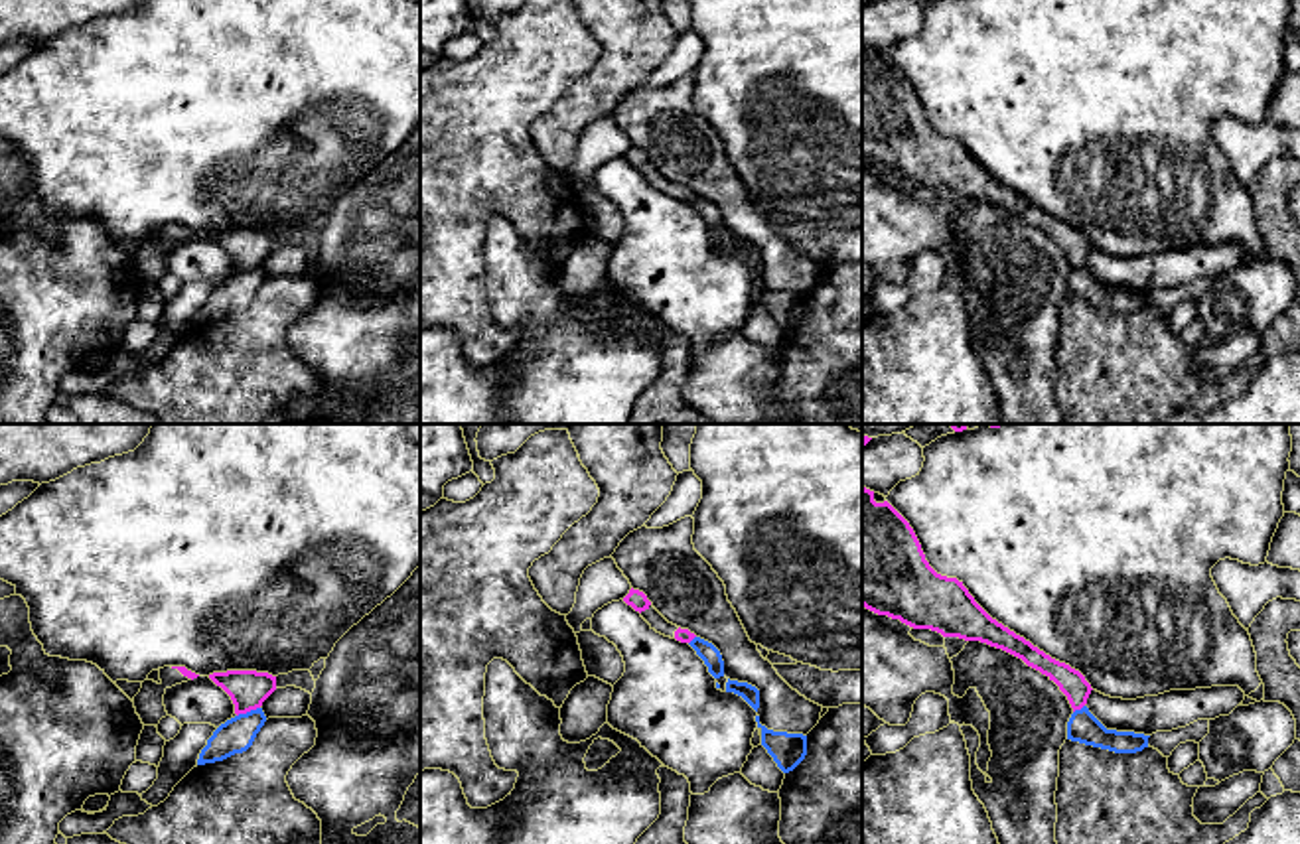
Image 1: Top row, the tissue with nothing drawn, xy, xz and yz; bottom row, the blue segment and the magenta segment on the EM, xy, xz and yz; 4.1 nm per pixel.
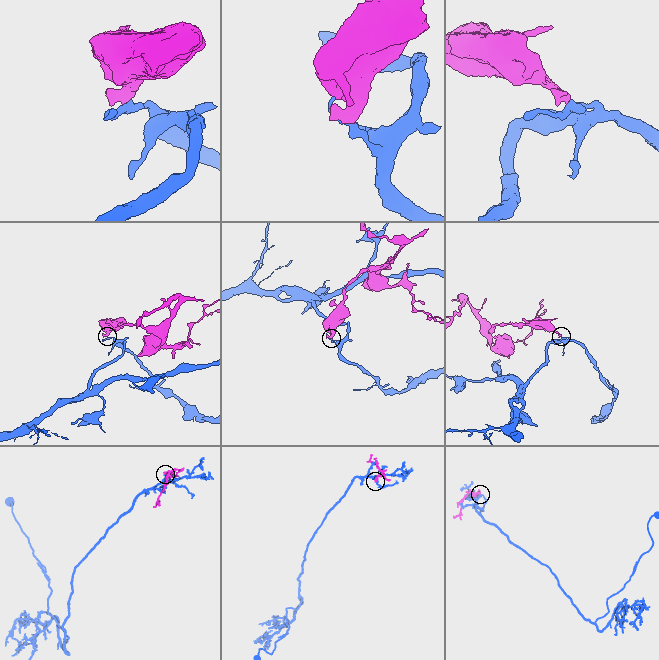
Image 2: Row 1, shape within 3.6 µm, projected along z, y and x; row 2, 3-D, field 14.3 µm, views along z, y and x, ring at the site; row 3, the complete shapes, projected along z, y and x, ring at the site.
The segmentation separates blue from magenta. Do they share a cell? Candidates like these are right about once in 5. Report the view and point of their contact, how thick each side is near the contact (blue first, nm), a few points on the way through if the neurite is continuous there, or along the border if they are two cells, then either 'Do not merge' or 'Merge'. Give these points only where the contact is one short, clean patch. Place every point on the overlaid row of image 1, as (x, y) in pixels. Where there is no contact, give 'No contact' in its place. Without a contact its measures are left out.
Touches blue at xy (247, 712). Thickness 140 nm (blue) against 160 nm. Boundary: xy (259, 706), (237, 716). Do not merge

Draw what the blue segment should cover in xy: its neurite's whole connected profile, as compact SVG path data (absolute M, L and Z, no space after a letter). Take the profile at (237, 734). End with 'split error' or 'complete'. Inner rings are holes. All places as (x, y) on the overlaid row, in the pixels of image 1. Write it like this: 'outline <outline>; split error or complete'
outline M262 708L227 720L207 739L207 745L199 753L197 765L223 761L235 753L247 751L264 722L266 716Z; complete

